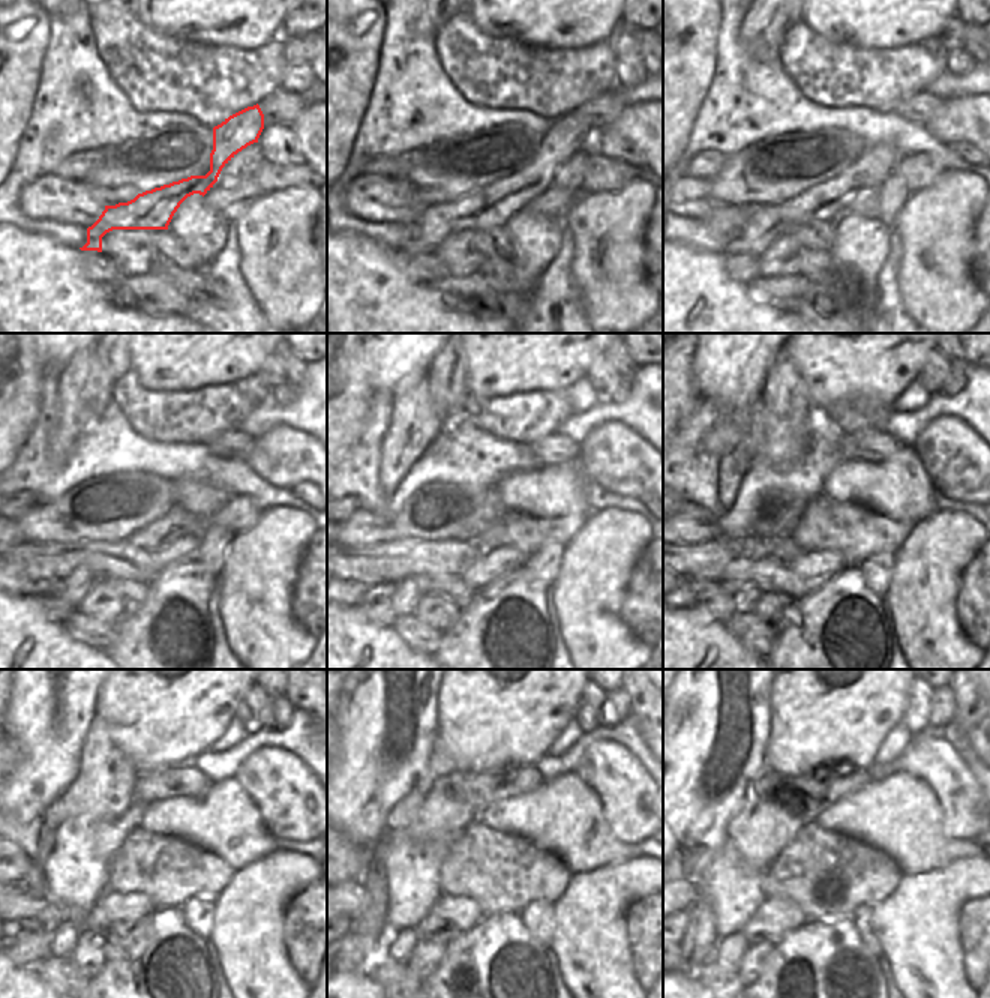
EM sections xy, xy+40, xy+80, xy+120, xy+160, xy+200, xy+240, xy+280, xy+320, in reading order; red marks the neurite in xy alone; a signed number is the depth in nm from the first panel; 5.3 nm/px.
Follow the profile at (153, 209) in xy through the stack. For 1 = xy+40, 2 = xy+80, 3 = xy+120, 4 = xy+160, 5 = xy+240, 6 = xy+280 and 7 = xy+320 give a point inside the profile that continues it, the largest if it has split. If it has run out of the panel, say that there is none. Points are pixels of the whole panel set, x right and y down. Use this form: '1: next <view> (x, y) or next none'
1: next xy+40 (488, 207)
2: next xy+80 (825, 201)
3: next xy+120 (177, 523)
4: next xy+160 (408, 593)
5: next xy+240 (65, 938)
6: next xy+280 (399, 944)
7: next xy+320 (731, 950)

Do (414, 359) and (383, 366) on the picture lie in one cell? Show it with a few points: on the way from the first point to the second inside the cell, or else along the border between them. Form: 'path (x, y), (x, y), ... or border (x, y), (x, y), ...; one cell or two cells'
path (407, 359), (390, 359); one cell

